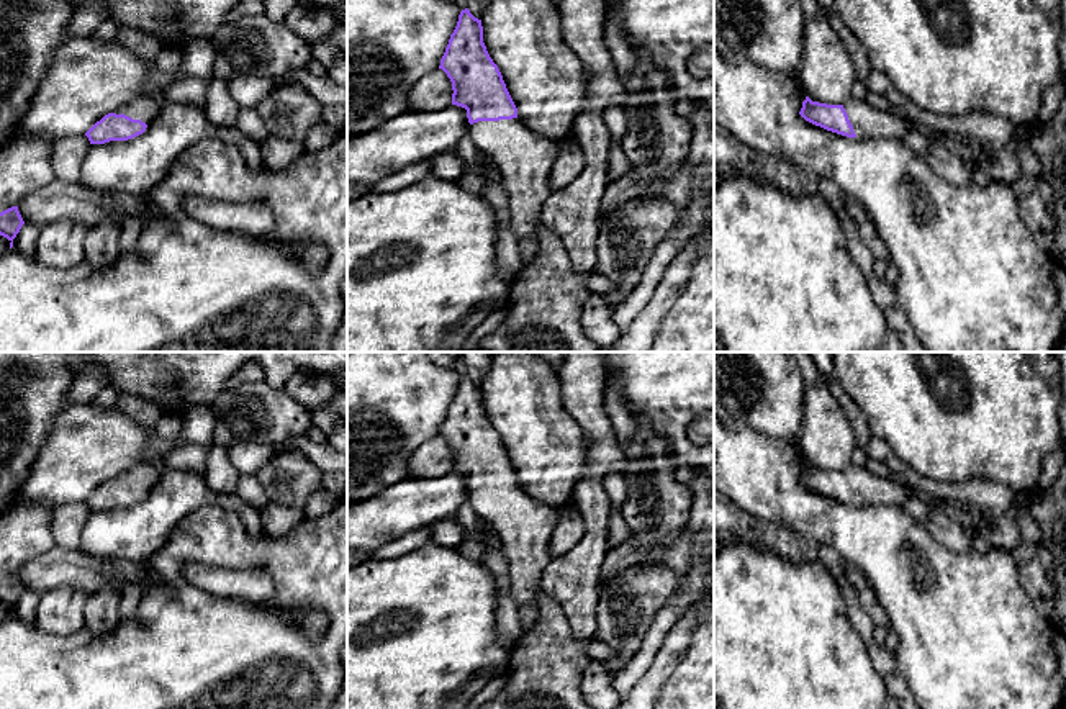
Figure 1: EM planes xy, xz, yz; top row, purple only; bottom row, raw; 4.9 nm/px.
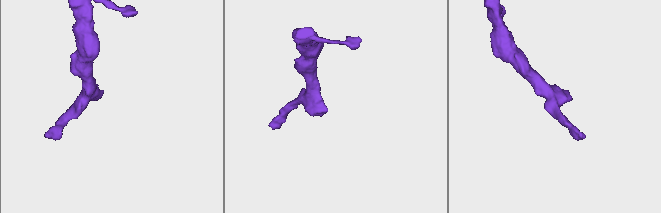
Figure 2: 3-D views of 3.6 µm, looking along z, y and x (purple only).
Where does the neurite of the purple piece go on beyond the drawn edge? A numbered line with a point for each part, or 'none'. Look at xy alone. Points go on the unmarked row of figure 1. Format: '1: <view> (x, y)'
1: xy (146, 477)

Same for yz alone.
1: yz (868, 488)

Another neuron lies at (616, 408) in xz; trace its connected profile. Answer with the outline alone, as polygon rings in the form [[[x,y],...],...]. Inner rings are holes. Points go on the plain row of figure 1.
[[[609,385],[606,390],[606,413],[611,419],[617,442],[624,450],[635,432],[635,422],[627,409],[624,395],[619,385]]]

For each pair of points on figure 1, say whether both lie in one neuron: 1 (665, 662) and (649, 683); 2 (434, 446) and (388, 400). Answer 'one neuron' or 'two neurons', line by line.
1: one neuron
2: two neurons

